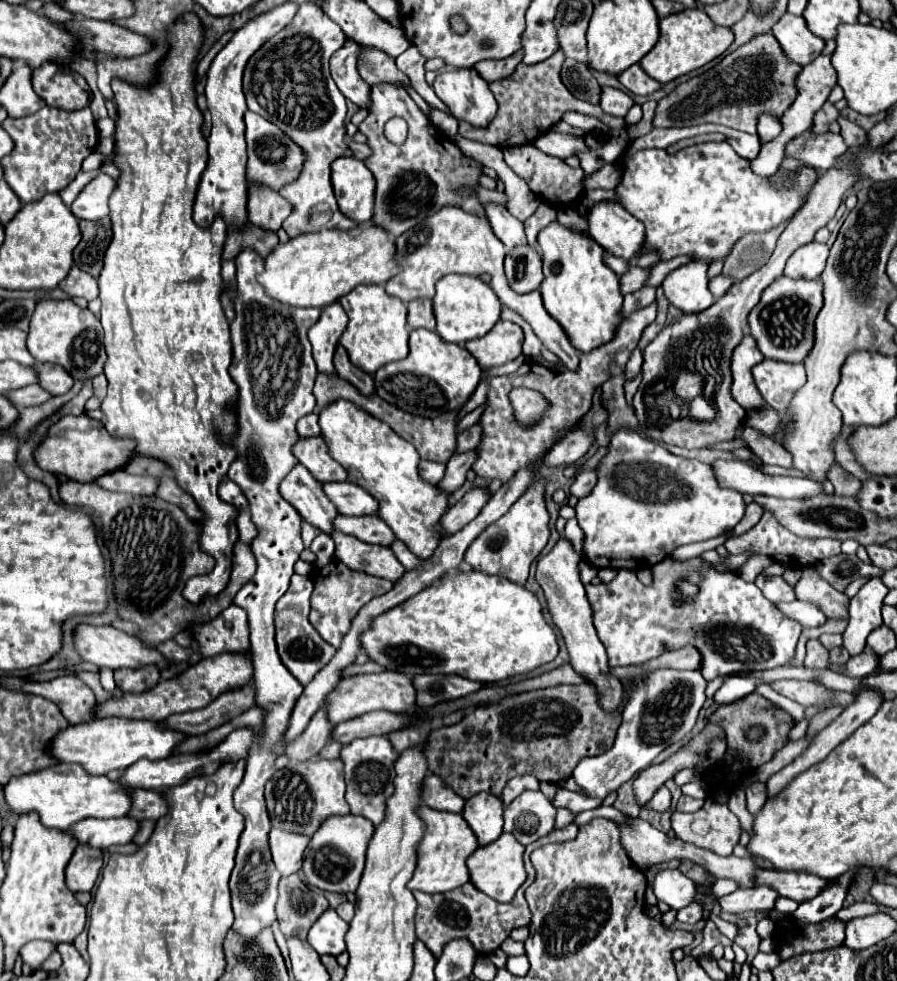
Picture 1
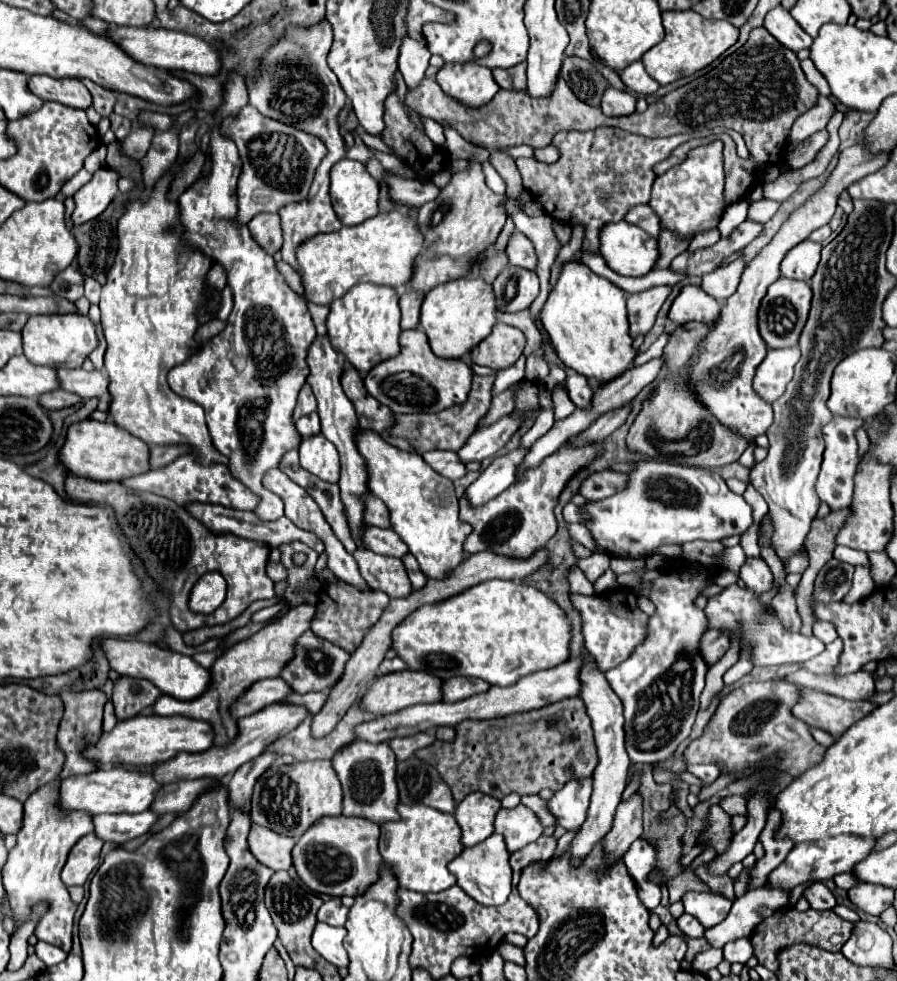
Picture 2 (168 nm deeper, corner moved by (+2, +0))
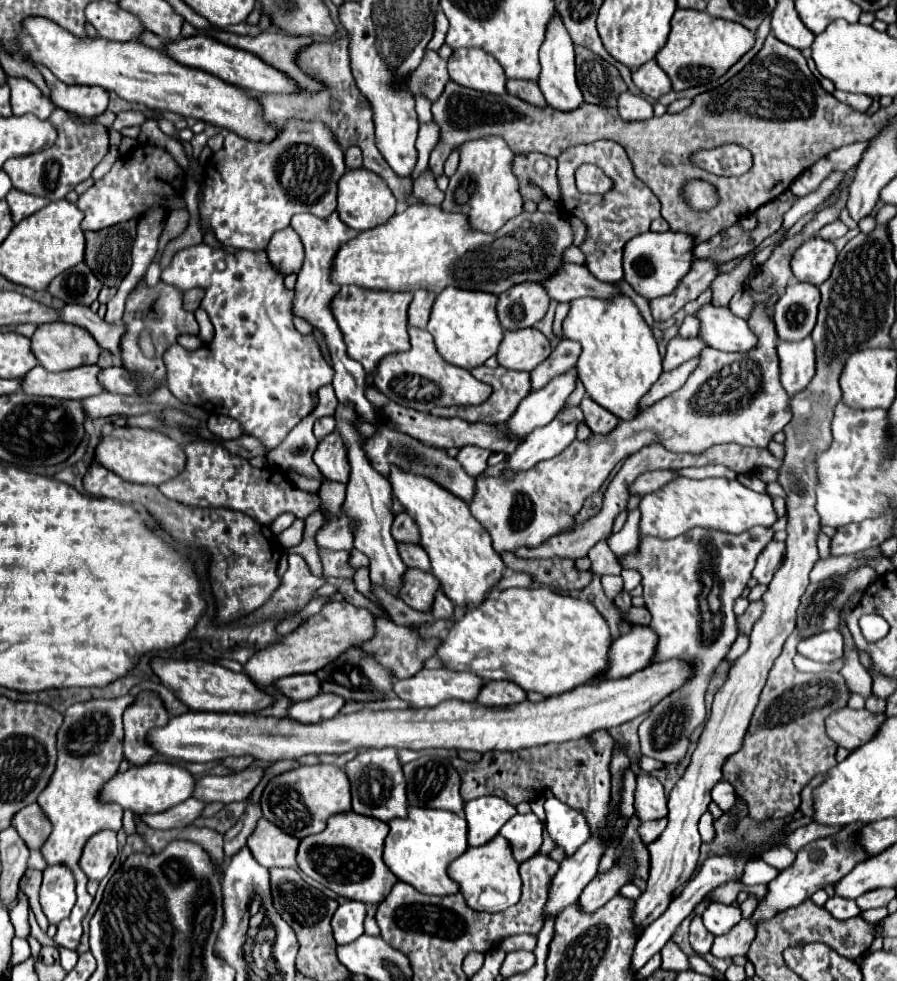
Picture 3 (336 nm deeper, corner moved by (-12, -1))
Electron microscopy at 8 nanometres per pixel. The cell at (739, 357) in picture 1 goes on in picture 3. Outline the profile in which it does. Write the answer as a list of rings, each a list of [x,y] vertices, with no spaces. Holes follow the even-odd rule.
[[[848,189],[838,201],[816,213],[800,235],[788,237],[772,257],[756,267],[744,281],[744,289],[754,297],[756,309],[748,321],[758,337],[756,351],[748,353],[724,353],[706,347],[700,355],[700,365],[680,391],[660,399],[646,411],[642,411],[632,423],[618,423],[608,435],[590,435],[588,441],[572,441],[560,455],[536,463],[528,471],[518,471],[512,477],[500,473],[494,477],[476,477],[476,499],[470,503],[472,515],[484,525],[492,537],[492,547],[502,551],[514,551],[516,547],[538,547],[544,539],[572,527],[576,513],[582,509],[586,497],[596,493],[606,481],[610,469],[642,447],[660,443],[672,453],[704,453],[718,443],[736,443],[744,447],[768,447],[772,437],[782,431],[792,419],[790,397],[780,383],[780,367],[776,355],[778,335],[764,311],[764,301],[774,293],[780,293],[792,277],[790,259],[792,253],[810,237],[814,237],[824,225],[836,221],[844,209]]]

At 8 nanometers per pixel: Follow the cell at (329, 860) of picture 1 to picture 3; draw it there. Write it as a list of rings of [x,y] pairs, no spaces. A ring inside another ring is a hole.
[[[354,811],[336,813],[328,819],[326,829],[322,833],[308,835],[300,841],[296,861],[308,877],[326,885],[336,895],[356,899],[366,905],[378,905],[398,881],[382,861],[386,835],[388,825],[376,817],[358,815]]]

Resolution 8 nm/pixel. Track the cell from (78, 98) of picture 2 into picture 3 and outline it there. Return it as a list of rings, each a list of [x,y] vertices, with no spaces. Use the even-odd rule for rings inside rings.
[[[36,65],[50,87],[52,103],[56,107],[64,107],[80,117],[98,117],[108,109],[108,91],[102,87],[88,87],[88,85],[66,85],[50,73],[44,65]]]

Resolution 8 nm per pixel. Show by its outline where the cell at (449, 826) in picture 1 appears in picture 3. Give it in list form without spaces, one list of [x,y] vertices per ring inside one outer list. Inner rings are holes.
[[[408,807],[408,819],[392,819],[388,827],[390,833],[386,837],[384,863],[398,877],[398,881],[412,885],[416,891],[426,895],[444,897],[458,891],[458,885],[448,877],[446,869],[468,849],[466,819],[444,809]]]

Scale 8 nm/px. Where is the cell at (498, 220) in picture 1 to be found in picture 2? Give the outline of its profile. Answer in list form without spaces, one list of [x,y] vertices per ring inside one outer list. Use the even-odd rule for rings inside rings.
[[[514,230],[508,238],[508,264],[516,264],[516,266],[524,266],[534,270],[536,268],[536,254],[534,254],[534,246],[532,242],[518,230]]]

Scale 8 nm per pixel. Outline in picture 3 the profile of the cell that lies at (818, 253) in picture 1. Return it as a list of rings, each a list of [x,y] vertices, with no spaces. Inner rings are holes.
[[[812,237],[800,245],[790,261],[792,273],[798,281],[806,281],[812,285],[822,285],[836,263],[836,247],[832,241],[822,237]]]

